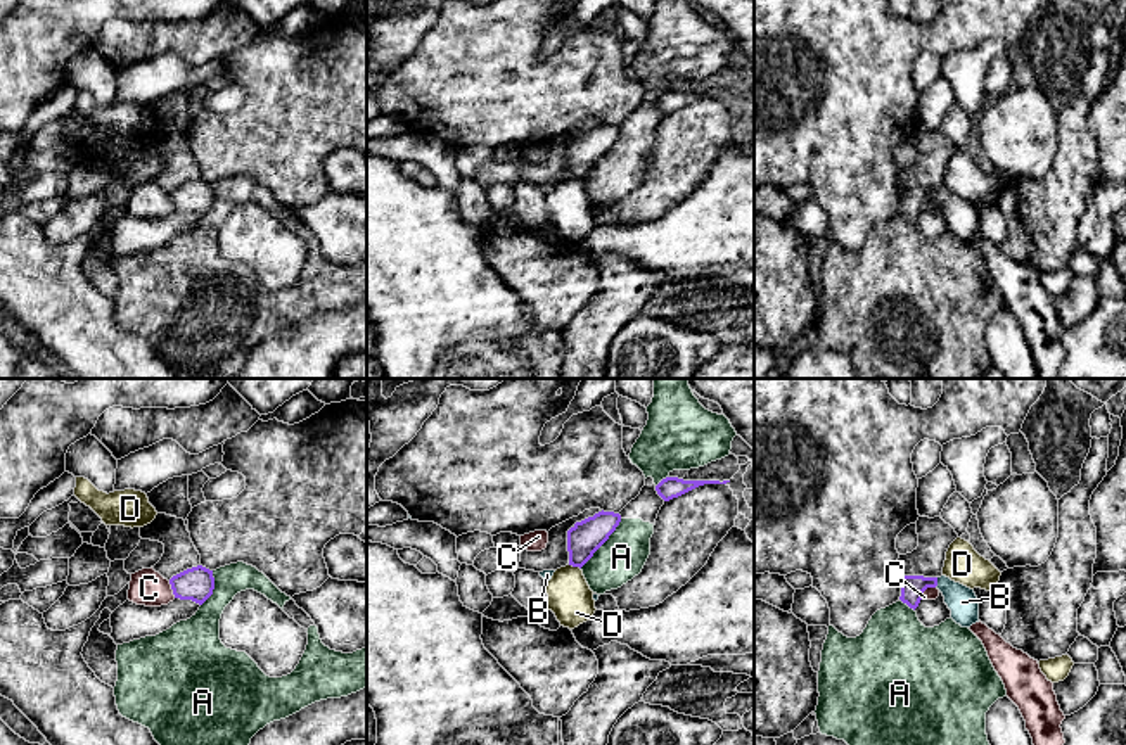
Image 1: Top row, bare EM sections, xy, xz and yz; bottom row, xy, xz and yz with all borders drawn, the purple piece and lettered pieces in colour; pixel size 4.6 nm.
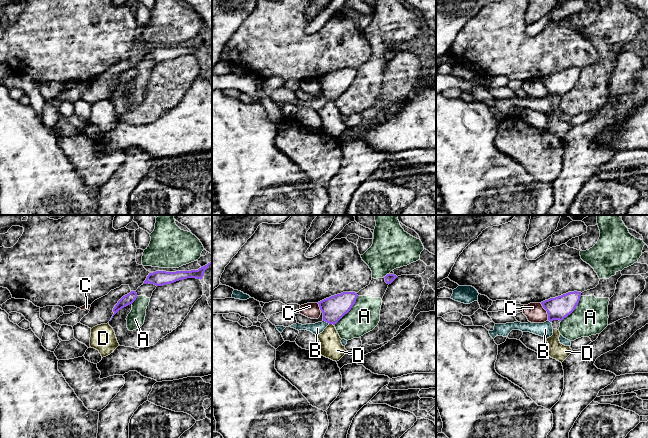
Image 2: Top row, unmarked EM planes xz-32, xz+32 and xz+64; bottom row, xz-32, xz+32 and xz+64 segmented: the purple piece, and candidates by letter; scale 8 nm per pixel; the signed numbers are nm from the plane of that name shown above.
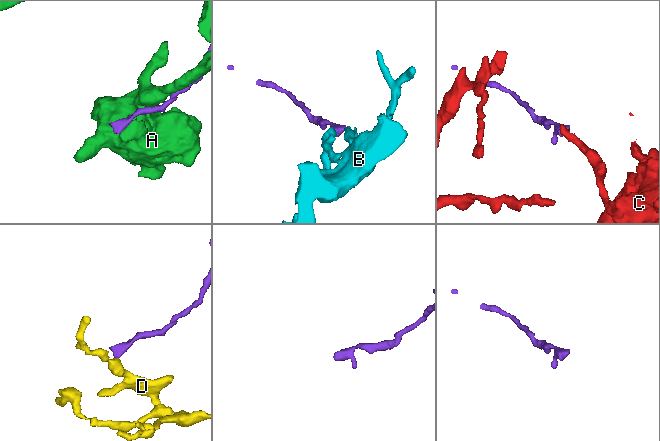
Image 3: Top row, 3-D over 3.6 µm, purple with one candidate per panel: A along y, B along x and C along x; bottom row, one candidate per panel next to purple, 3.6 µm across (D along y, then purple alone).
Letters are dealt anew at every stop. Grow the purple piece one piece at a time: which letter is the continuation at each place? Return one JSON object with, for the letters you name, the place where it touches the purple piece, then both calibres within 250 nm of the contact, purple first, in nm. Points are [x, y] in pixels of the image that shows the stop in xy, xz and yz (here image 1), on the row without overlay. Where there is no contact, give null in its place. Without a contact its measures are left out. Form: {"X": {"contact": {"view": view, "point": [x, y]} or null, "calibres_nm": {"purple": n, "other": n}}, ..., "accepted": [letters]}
{"B": {"contact": {"view": "yz", "point": [936, 196]}, "calibres_nm": {"purple": 110, "other": 140}}, "accepted": ["B"]}

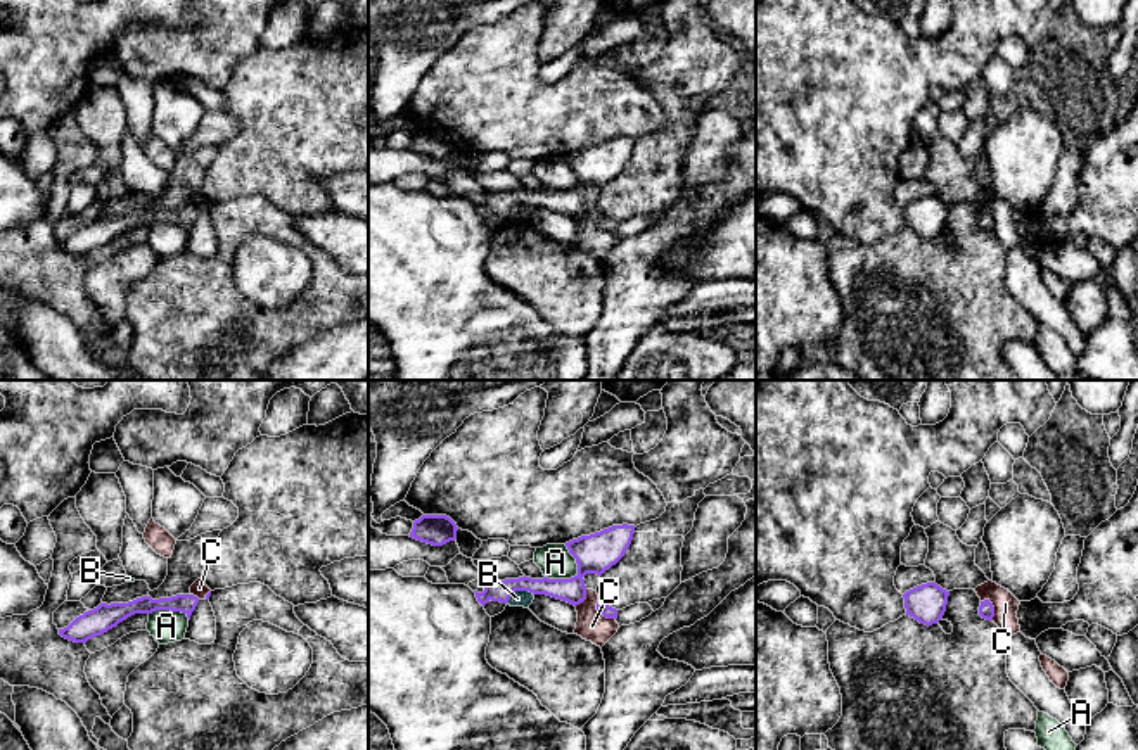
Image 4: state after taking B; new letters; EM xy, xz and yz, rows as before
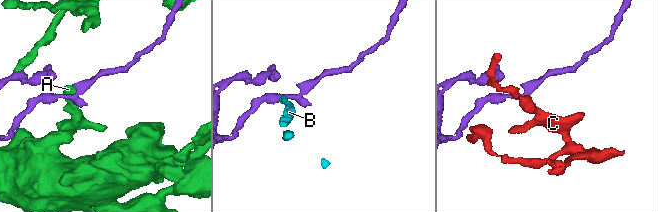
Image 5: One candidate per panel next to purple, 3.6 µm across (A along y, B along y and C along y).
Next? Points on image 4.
{"accepted": []}

